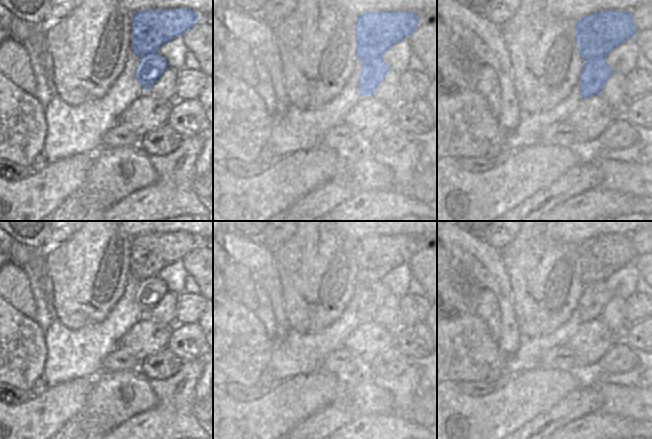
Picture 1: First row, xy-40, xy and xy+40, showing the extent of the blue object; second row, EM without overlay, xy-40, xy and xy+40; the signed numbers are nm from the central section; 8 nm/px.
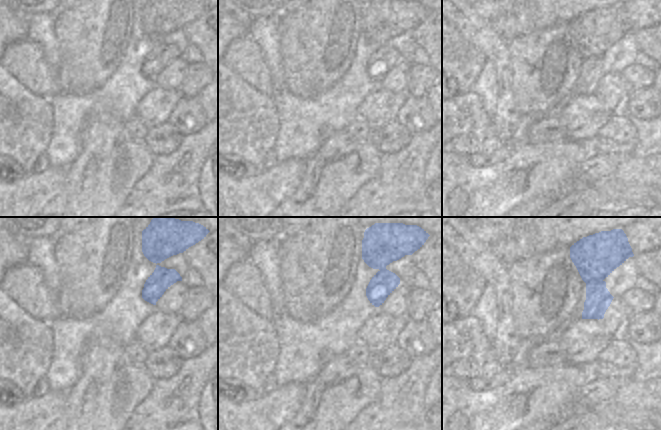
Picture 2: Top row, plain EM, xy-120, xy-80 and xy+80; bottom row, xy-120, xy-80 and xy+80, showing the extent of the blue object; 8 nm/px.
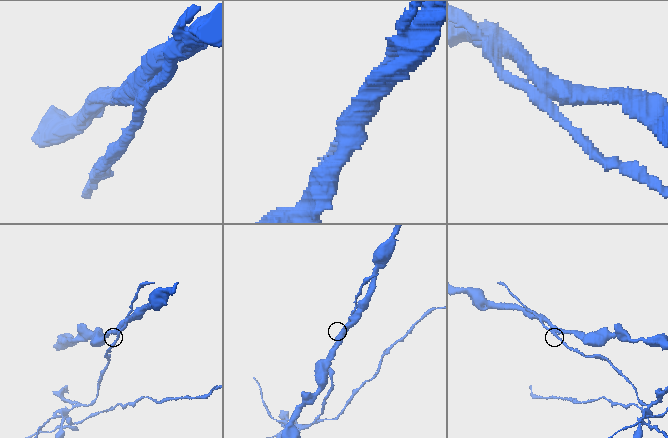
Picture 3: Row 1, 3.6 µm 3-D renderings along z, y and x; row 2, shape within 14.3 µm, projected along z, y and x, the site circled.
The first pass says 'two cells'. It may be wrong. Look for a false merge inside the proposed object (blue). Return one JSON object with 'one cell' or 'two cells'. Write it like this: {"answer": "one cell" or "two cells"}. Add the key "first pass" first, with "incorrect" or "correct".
{"first pass": "correct", "answer": "two cells"}

